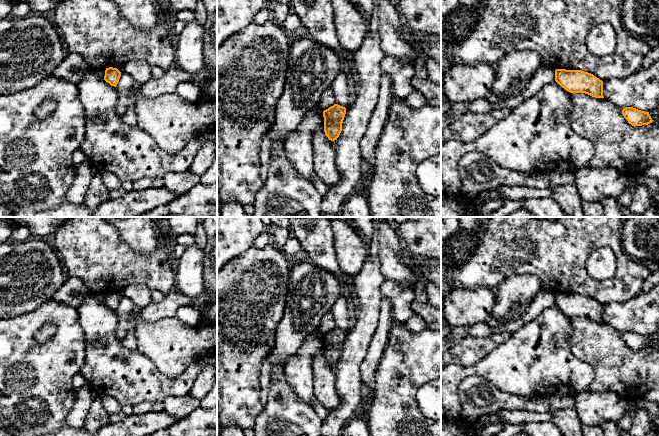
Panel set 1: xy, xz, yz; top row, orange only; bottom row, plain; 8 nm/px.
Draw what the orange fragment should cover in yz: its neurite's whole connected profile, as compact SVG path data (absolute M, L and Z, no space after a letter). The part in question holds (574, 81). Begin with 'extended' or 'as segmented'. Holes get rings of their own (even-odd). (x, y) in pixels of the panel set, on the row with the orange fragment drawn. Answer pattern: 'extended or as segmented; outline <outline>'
as segmented; outline M555 70L555 81L570 93L585 93L595 98L604 98L603 81L581 70Z

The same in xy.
as segmented; outline M109 67L105 70L104 80L111 86L116 87L121 76L121 72L117 68Z

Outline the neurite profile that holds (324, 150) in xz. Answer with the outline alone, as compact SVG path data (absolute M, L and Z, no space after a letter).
M324 124L312 136L315 174L328 186L337 184L341 176L336 166L336 143L325 135Z

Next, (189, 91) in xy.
M183 82L177 87L176 93L183 99L190 102L197 102L200 99L202 89L195 83Z

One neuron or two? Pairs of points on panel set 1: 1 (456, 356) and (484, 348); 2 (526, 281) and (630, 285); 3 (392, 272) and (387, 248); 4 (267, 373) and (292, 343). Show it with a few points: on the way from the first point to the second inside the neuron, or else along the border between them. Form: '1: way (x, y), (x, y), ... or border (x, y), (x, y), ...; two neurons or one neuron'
1: way (463, 354), (477, 348); one neuron
2: border (518, 273), (534, 273), (539, 278), (542, 288); two neurons
3: way (391, 266), (389, 254); one neuron
4: way (269, 366), (285, 350); one neuron

